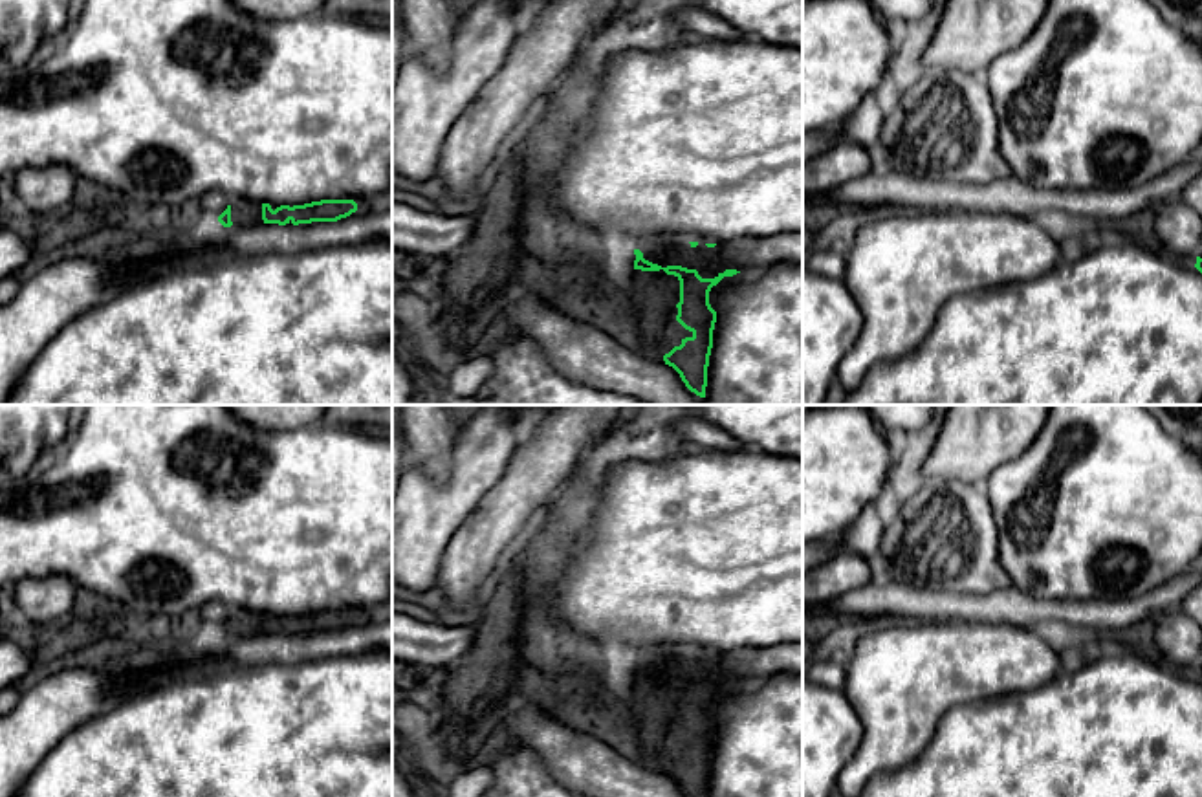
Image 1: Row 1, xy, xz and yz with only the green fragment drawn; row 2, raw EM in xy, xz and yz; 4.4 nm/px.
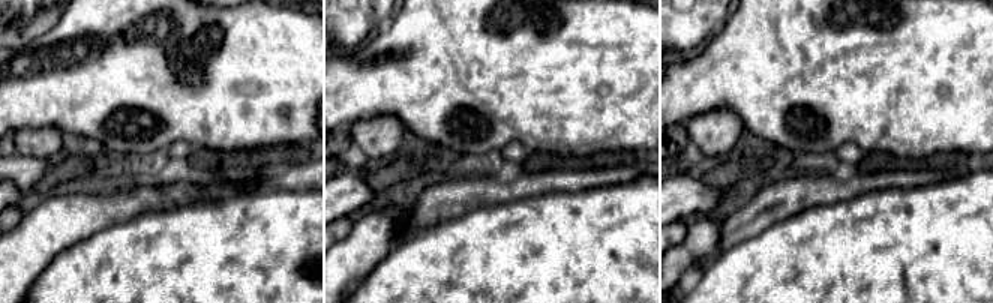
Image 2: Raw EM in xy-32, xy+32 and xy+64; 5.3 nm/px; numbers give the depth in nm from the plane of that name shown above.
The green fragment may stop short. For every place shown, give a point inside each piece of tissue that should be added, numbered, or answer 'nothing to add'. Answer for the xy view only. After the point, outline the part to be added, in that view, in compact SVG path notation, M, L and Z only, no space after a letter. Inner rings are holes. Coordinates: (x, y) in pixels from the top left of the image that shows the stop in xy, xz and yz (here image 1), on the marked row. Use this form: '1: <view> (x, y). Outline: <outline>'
1: xy (242, 213). Outline: M231 200L231 227L244 227L264 224L262 220L262 203L249 203L240 200Z

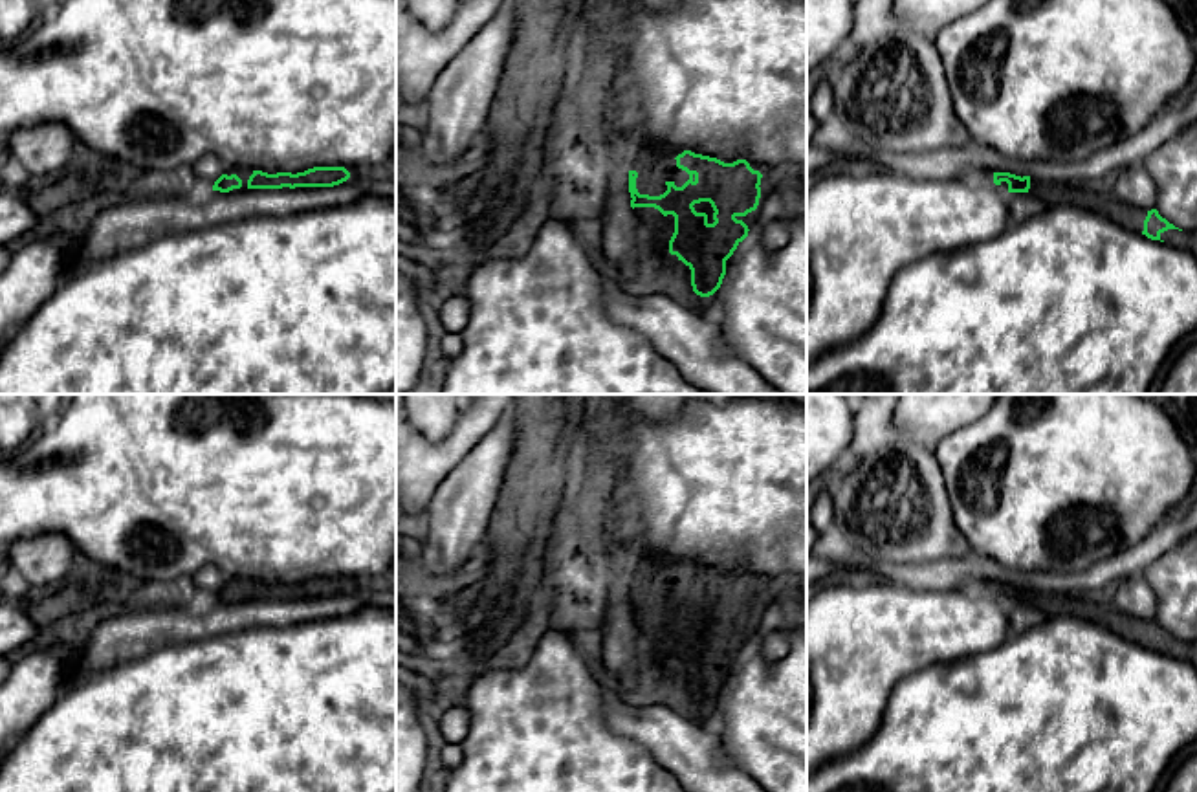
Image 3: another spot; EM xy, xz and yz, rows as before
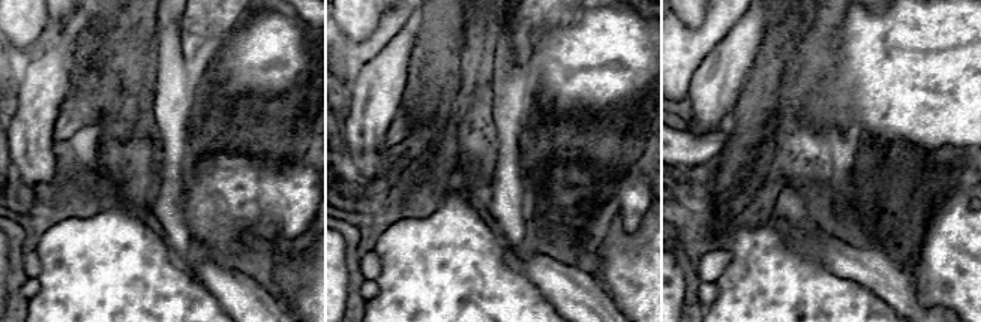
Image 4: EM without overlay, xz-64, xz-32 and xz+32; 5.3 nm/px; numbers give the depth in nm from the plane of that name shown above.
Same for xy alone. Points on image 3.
1: xy (244, 175). Outline: M225 167L224 174L231 176L236 174L242 180L242 187L240 189L233 189L229 192L236 192L236 191L247 191L247 180L253 174L253 169L235 169L235 167Z

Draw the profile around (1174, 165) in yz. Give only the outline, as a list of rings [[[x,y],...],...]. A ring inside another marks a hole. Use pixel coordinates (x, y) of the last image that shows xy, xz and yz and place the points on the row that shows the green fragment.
[[[1197,121],[1144,160],[1157,185],[1155,209],[1182,231],[1197,231]]]

